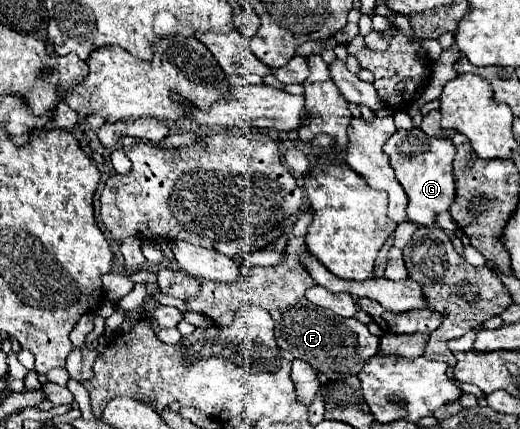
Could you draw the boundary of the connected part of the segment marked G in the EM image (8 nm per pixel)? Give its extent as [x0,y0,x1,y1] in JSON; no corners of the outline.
[384,129,456,225]

